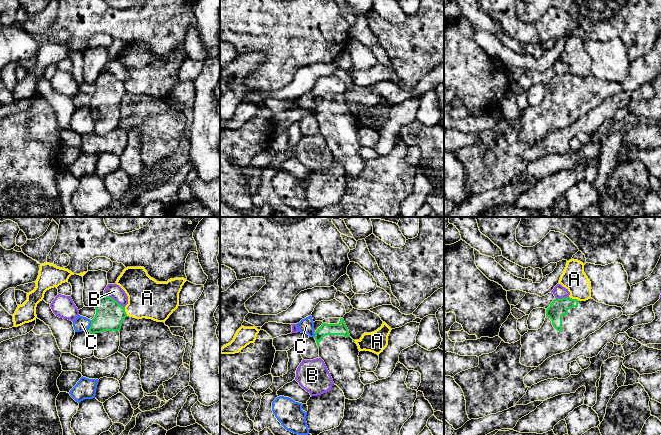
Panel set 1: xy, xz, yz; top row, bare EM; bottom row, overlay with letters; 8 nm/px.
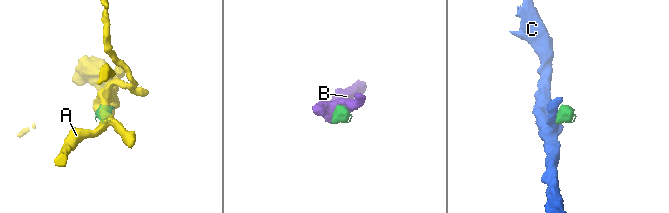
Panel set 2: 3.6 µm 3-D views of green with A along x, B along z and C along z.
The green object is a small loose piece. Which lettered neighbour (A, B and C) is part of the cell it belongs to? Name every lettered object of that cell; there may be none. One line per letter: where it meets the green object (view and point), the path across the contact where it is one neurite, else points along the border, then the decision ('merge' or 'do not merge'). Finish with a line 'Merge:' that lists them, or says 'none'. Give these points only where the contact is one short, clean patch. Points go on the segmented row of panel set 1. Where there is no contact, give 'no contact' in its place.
A: contact yz (574, 299); border yz (569, 296), (579, 300); do not merge
B: contact xy (113, 299); border xy (103, 295), (112, 297), (124, 307); do not merge
C: contact xy (91, 325); border xy (91, 320), (91, 325), (88, 329); do not merge
Merge: none

